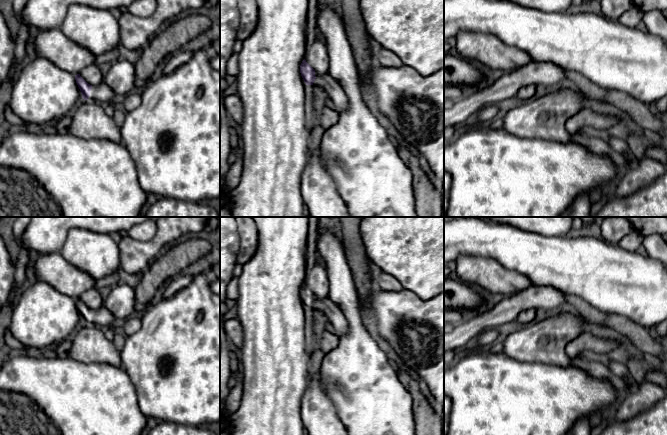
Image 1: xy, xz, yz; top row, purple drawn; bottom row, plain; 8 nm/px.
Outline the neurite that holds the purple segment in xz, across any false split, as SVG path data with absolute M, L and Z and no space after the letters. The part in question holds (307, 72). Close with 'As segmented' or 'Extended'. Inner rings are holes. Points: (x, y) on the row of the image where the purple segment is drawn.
M305 59L300 65L300 73L306 85L316 85L319 89L328 93L331 106L339 114L348 108L347 96L341 86L329 75L329 73L318 76Z. Extended

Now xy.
M80 74L75 75L75 80L84 100L107 104L112 103L116 95L104 82L92 86L88 84Z. Extended

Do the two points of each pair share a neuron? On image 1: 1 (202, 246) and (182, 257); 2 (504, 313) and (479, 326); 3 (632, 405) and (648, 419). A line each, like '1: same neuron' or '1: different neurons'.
1: same neuron
2: same neuron
3: different neurons

